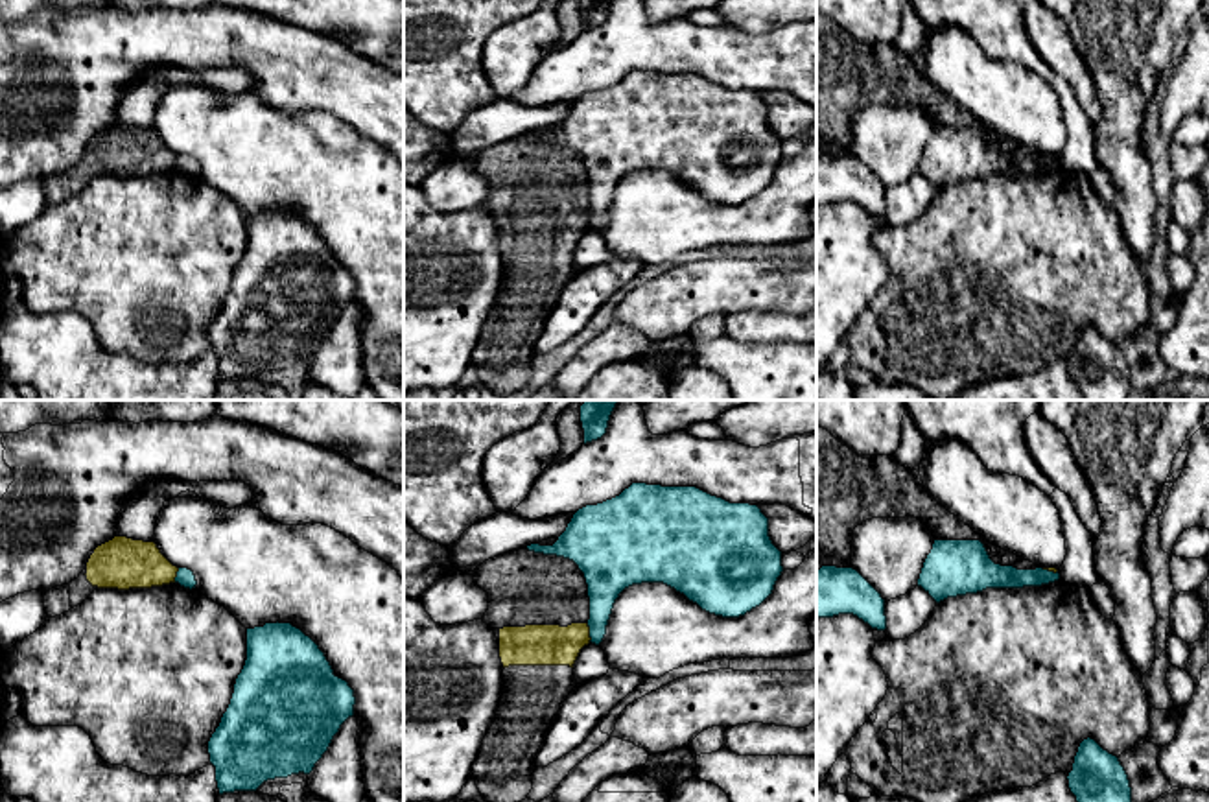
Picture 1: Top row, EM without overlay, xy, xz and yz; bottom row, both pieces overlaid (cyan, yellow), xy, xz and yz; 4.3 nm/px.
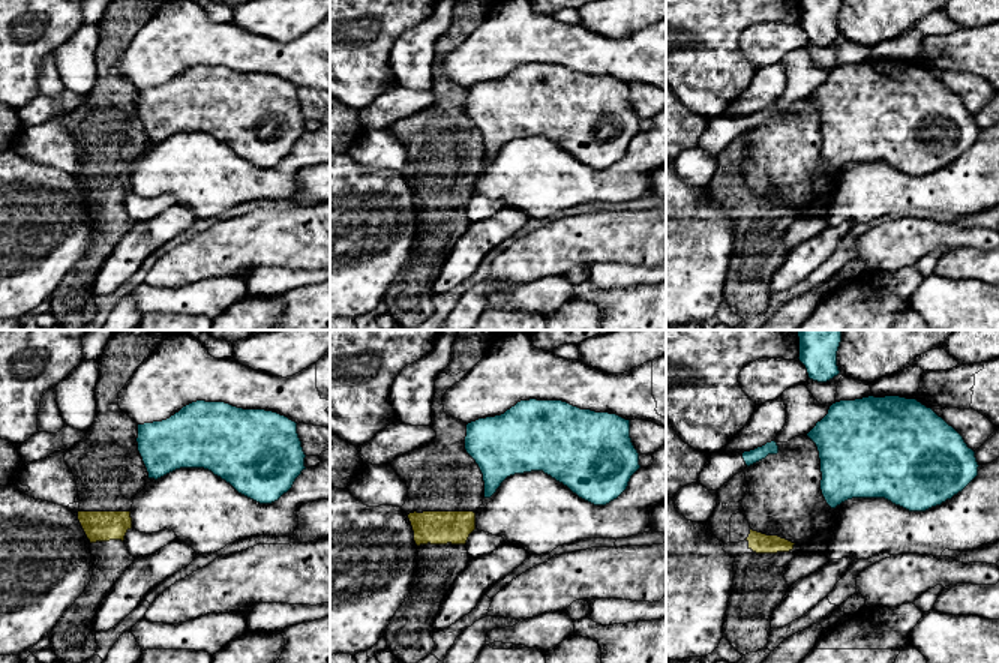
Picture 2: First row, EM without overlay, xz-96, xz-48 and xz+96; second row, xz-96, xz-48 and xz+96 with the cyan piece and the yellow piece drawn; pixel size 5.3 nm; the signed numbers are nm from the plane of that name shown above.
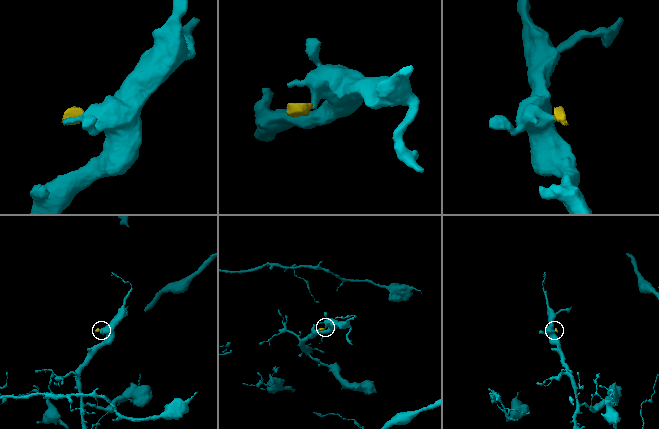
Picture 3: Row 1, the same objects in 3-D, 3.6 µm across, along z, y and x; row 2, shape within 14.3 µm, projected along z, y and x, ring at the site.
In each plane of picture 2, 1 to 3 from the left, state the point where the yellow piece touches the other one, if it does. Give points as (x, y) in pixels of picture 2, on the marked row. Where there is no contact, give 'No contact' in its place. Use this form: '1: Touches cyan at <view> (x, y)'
1: No contact
2: No contact
3: No contact

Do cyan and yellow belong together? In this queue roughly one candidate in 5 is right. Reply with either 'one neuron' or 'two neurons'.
two neurons

